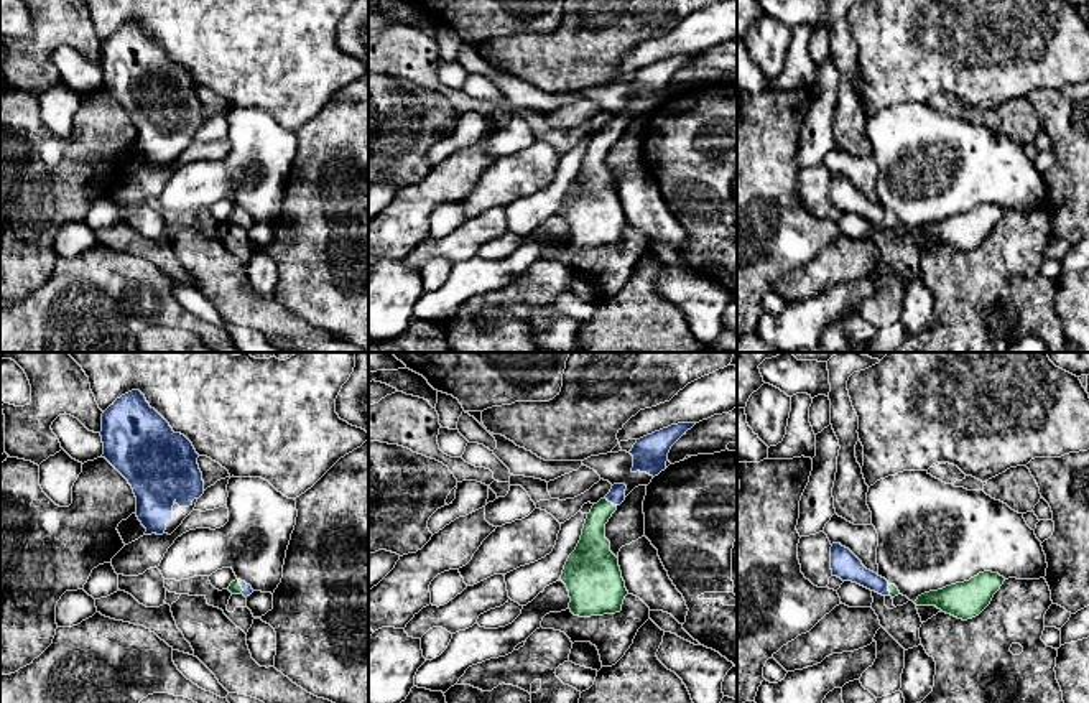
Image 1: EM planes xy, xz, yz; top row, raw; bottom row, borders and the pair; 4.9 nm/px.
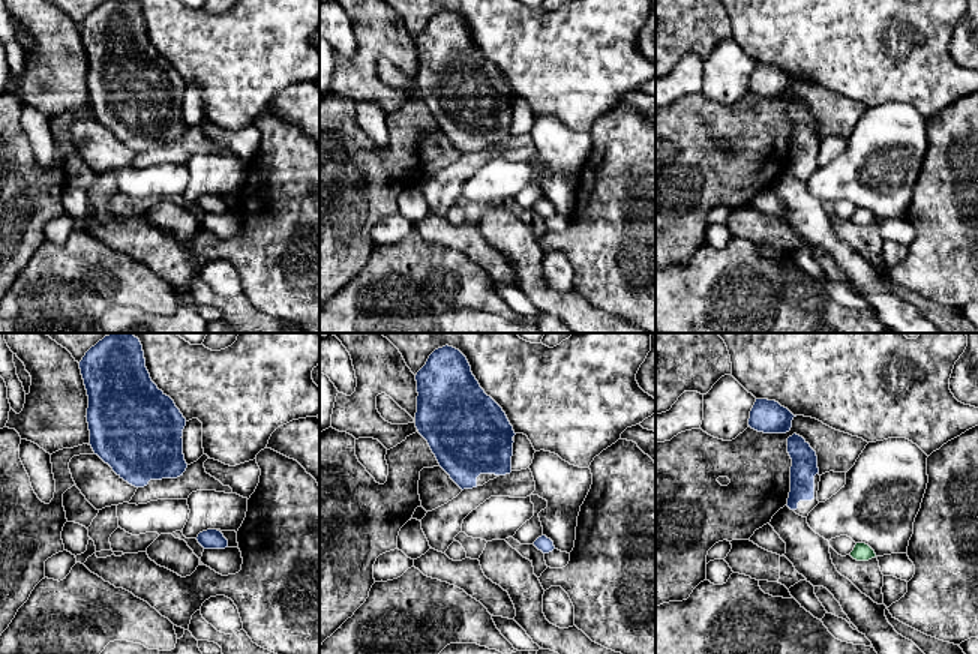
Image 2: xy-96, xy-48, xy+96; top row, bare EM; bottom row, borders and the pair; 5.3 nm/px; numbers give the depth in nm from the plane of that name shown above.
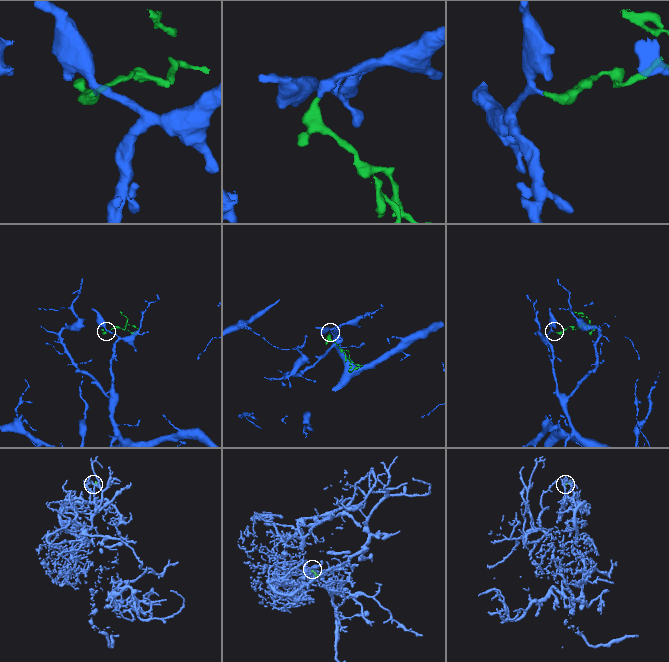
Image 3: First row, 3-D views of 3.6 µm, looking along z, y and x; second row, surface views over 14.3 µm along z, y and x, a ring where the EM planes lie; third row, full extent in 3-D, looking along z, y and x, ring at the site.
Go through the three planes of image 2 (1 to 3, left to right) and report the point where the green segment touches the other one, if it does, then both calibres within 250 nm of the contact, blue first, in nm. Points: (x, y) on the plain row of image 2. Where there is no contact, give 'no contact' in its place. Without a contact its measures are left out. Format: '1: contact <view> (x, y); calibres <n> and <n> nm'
1: no contact
2: no contact
3: no contact

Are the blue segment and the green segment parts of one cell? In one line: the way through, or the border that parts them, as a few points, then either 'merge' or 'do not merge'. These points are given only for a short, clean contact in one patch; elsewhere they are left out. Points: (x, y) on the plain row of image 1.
way xz (617, 124), (611, 132), (596, 150), (594, 180); merge

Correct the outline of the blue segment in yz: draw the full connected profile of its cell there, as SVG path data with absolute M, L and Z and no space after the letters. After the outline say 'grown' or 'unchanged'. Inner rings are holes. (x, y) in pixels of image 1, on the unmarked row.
M832 175L831 178L831 201L832 207L841 209L842 212L857 214L882 227L895 229L900 226L895 216L890 216L885 209L867 201L862 193L841 175Z; grown

